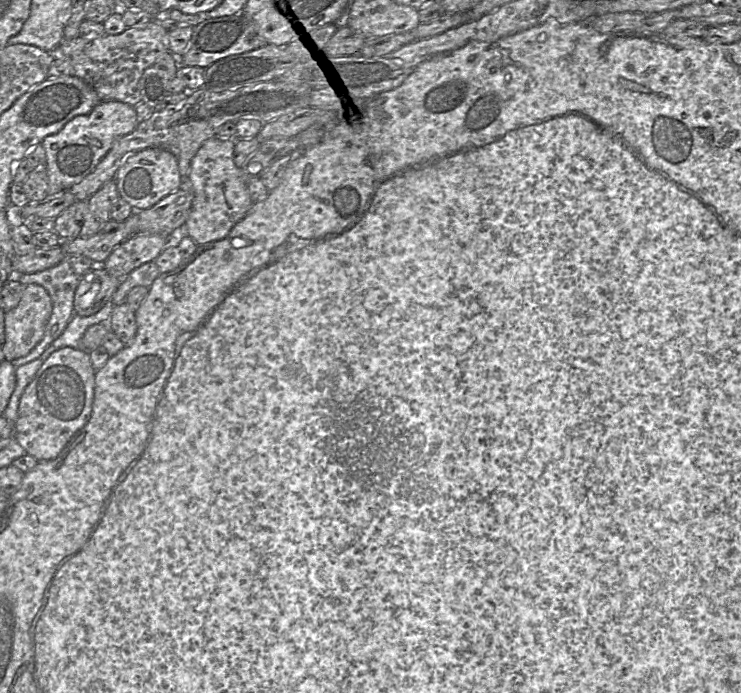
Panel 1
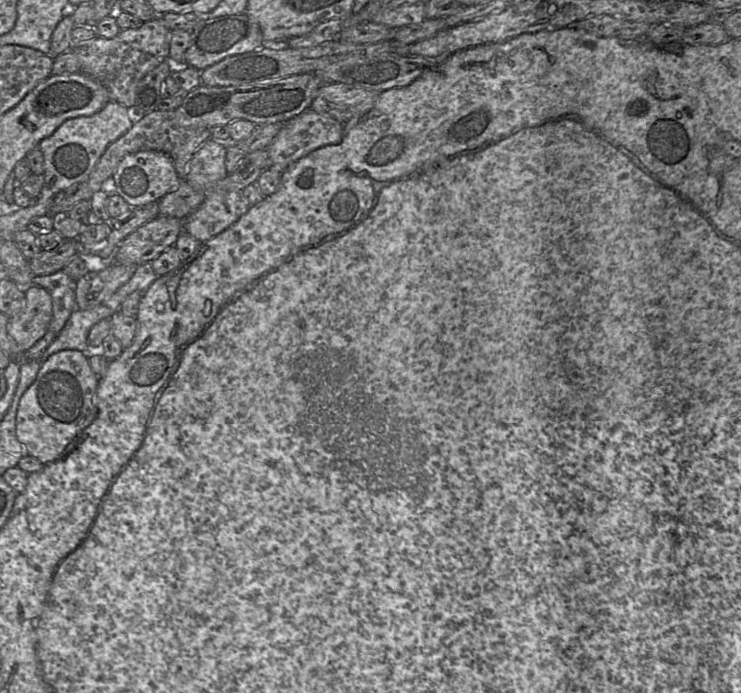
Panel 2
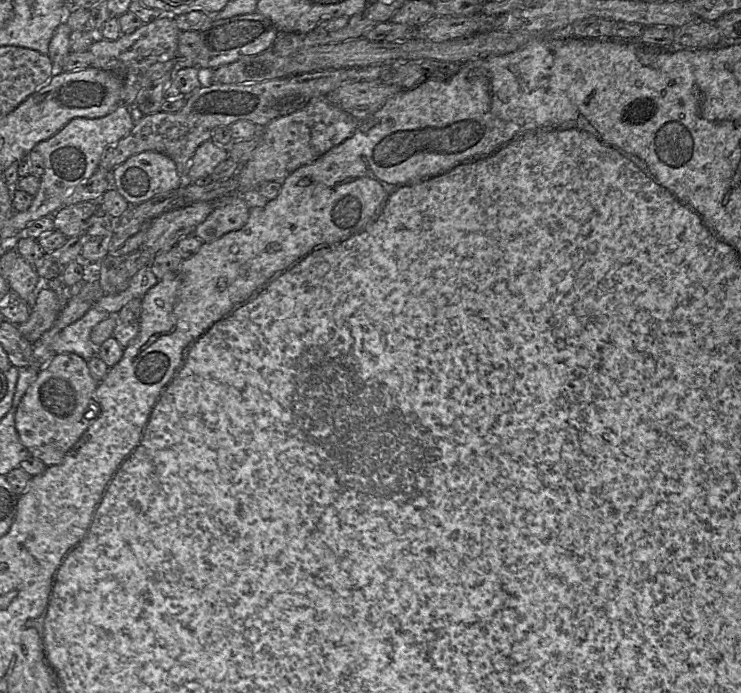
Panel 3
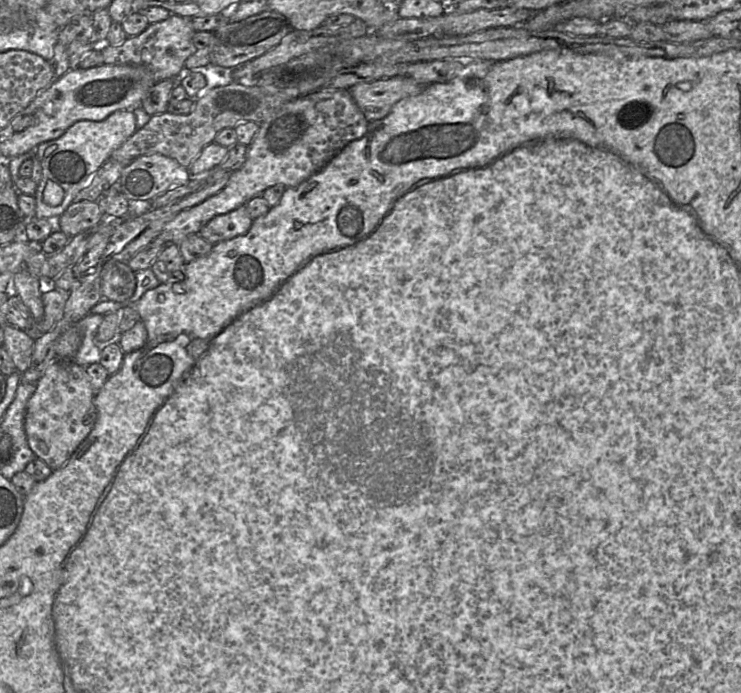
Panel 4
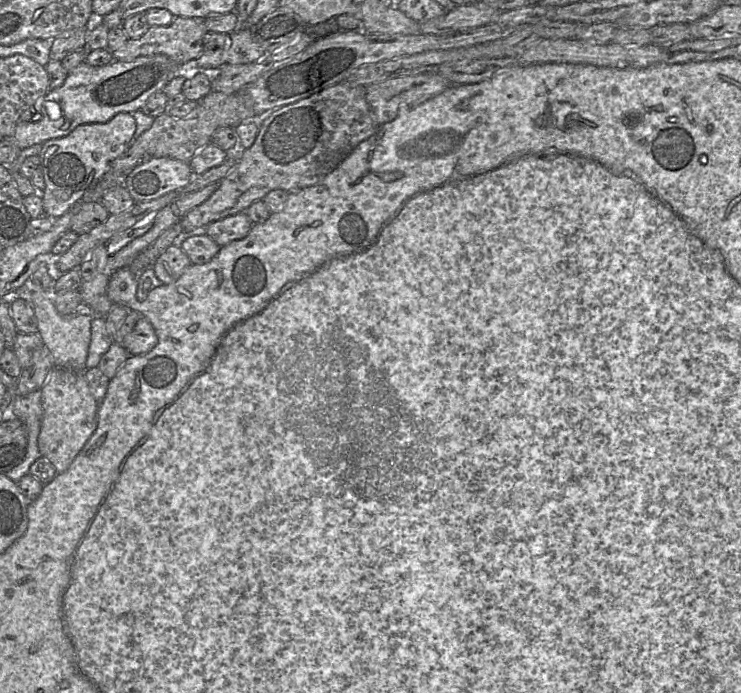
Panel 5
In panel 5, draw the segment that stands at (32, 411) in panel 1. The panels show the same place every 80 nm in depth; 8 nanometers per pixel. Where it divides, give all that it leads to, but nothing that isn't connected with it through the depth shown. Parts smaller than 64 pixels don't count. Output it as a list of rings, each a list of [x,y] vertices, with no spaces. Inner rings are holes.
[[[54,367],[40,389],[43,417],[38,447],[58,473],[69,469],[97,428],[98,402],[93,397],[84,373]]]

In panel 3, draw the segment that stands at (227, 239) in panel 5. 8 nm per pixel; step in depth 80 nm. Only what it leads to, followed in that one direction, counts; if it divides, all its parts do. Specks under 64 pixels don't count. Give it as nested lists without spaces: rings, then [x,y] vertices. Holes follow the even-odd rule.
[[[239,193],[216,201],[208,217],[200,223],[194,235],[204,243],[212,242],[226,233],[241,229],[248,221],[250,208]]]

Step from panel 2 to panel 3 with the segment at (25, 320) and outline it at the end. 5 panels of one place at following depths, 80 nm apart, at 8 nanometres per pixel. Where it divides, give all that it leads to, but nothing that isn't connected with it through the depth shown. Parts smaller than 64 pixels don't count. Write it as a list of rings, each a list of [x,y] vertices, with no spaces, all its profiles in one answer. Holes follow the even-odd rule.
[[[42,287],[37,292],[36,302],[31,308],[29,319],[19,324],[18,329],[29,342],[34,343],[52,327],[61,310],[61,302],[55,291]]]

